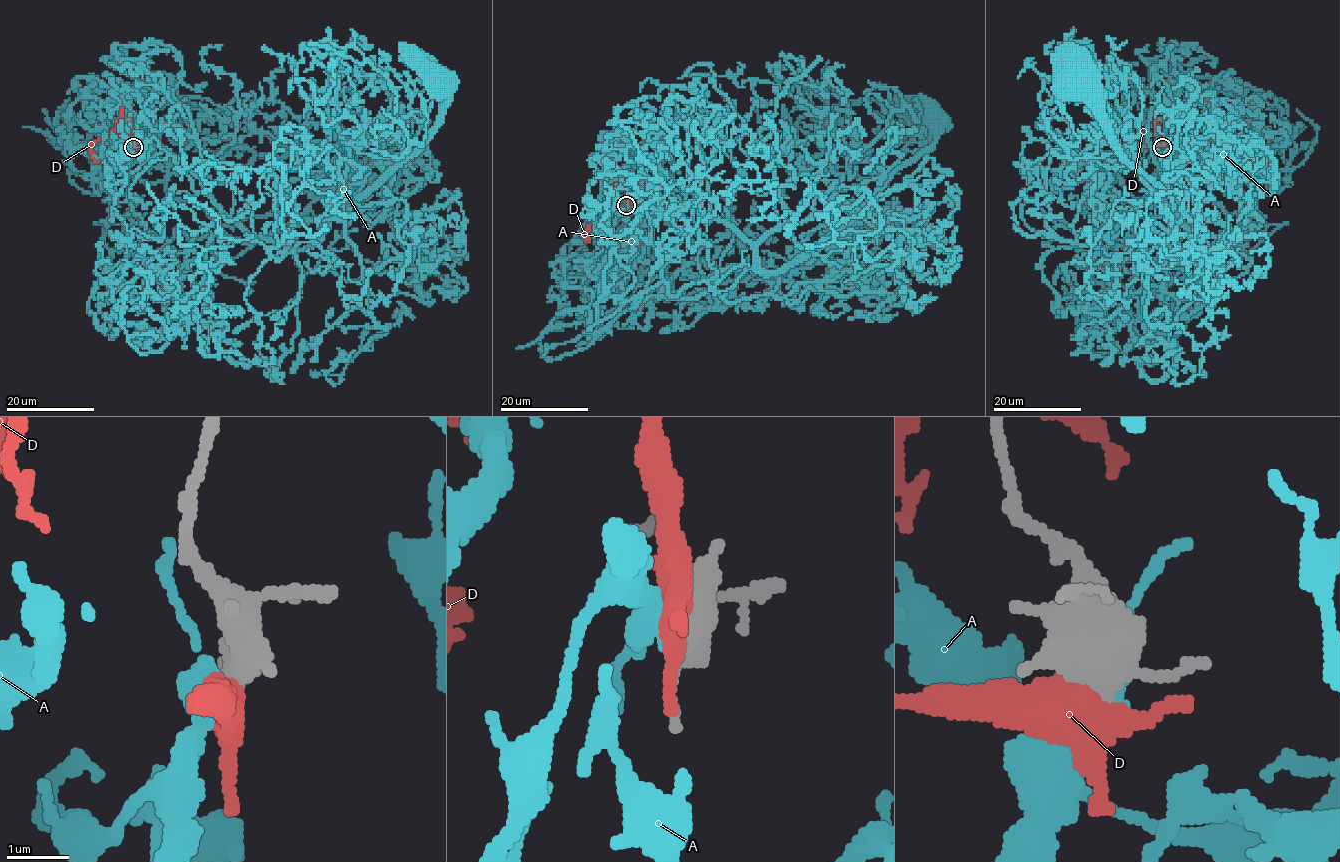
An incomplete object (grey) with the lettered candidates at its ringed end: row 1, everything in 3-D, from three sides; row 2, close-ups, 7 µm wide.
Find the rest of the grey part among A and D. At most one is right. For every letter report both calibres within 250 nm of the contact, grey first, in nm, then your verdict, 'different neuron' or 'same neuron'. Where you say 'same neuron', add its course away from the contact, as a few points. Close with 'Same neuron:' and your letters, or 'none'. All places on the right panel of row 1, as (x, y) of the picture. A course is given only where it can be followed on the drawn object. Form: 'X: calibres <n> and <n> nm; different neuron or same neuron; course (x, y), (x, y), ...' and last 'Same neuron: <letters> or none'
A: calibres 360 and 420 nm; same neuron; course (1162, 147), (1172, 193), (1127, 189), (1111, 161), (1127, 155), (1193, 232), (1226, 236), (1123, 155), (1072, 79)
D: calibres 420 and 360 nm; different neuron
Same neuron: A

